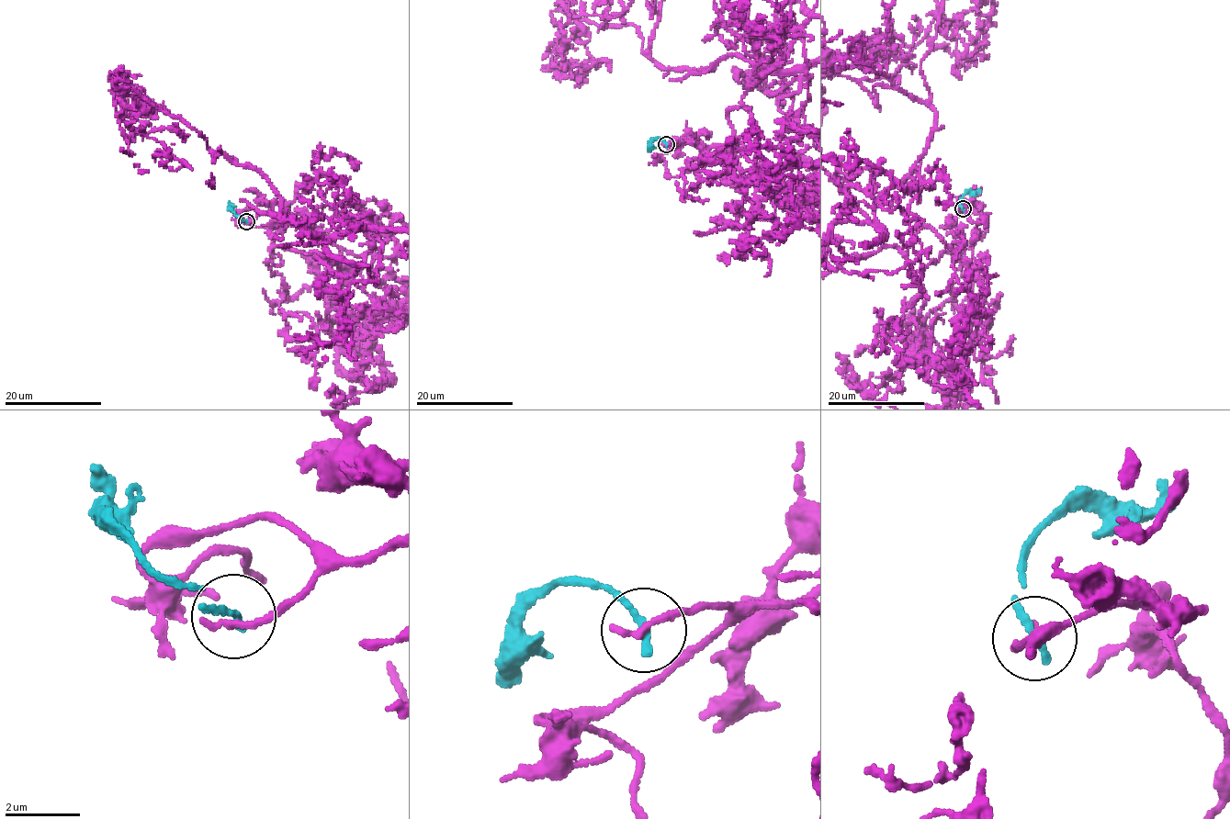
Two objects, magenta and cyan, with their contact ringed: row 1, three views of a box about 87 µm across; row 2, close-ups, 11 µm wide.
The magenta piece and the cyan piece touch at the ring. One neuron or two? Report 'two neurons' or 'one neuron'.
two neurons

